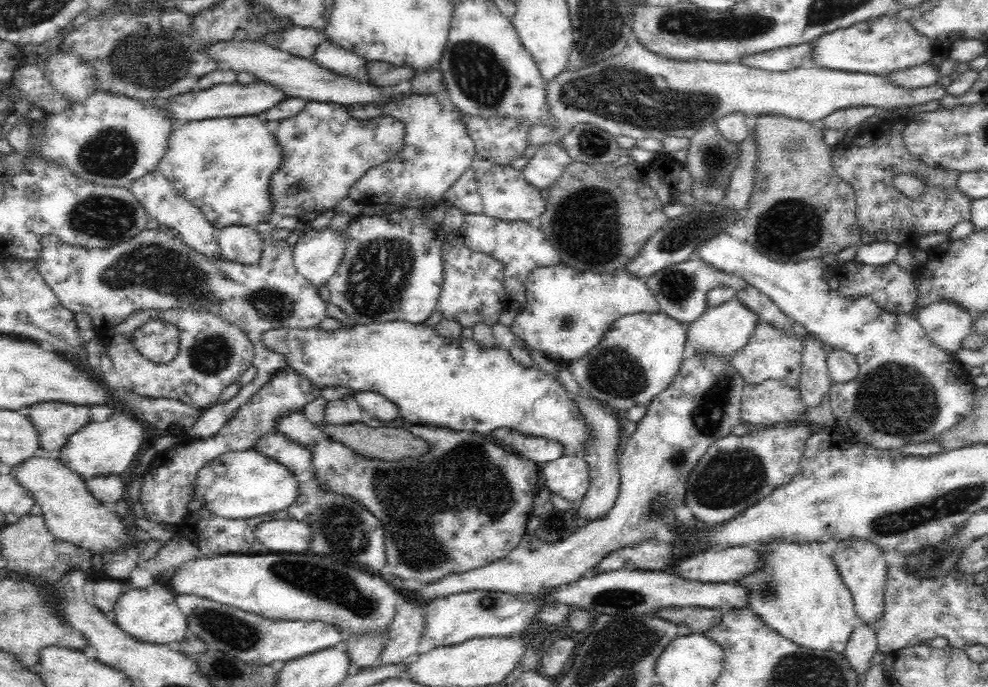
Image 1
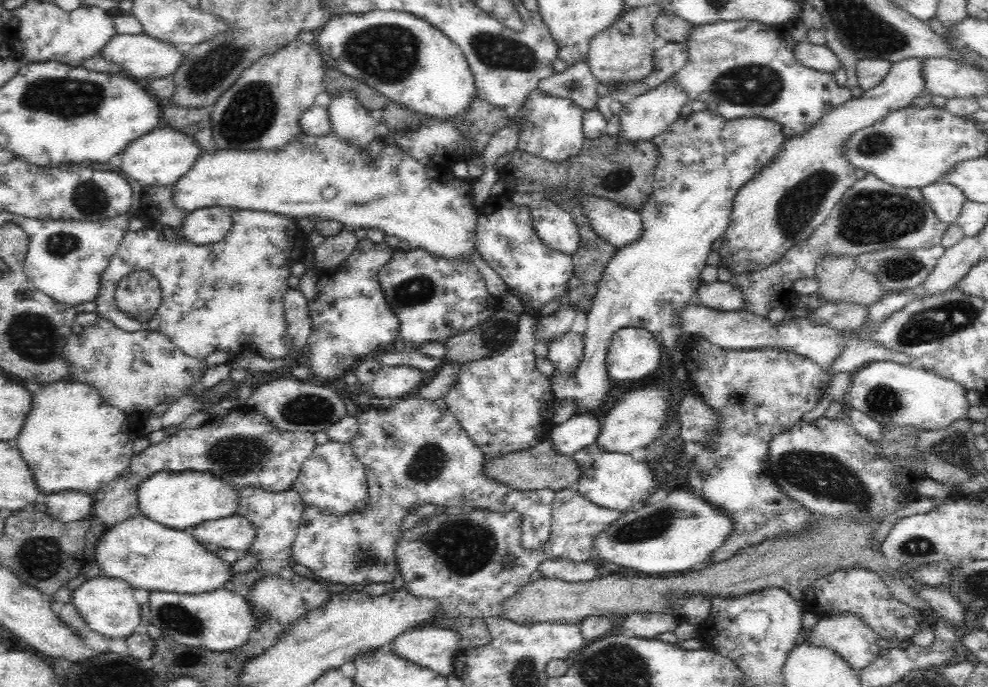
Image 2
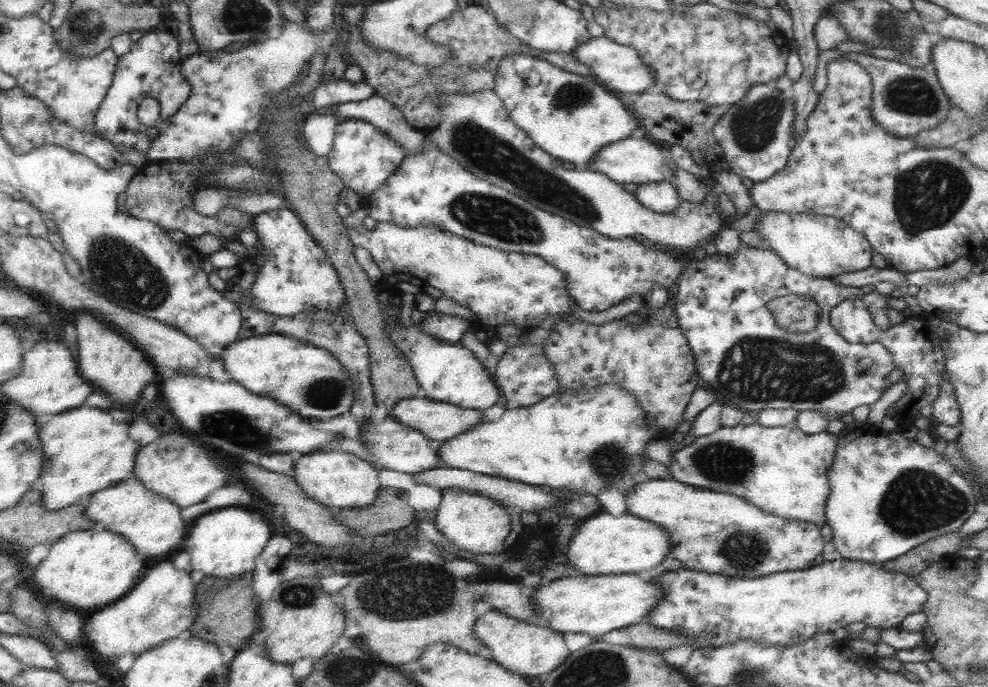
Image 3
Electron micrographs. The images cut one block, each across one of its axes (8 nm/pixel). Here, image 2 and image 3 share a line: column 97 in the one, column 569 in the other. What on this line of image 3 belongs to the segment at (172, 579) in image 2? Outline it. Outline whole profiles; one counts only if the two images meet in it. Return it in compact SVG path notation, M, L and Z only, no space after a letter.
M629 512L621 516L593 514L579 522L577 534L567 548L567 562L583 576L595 574L639 574L657 564L671 564L669 534L663 526L637 518Z

